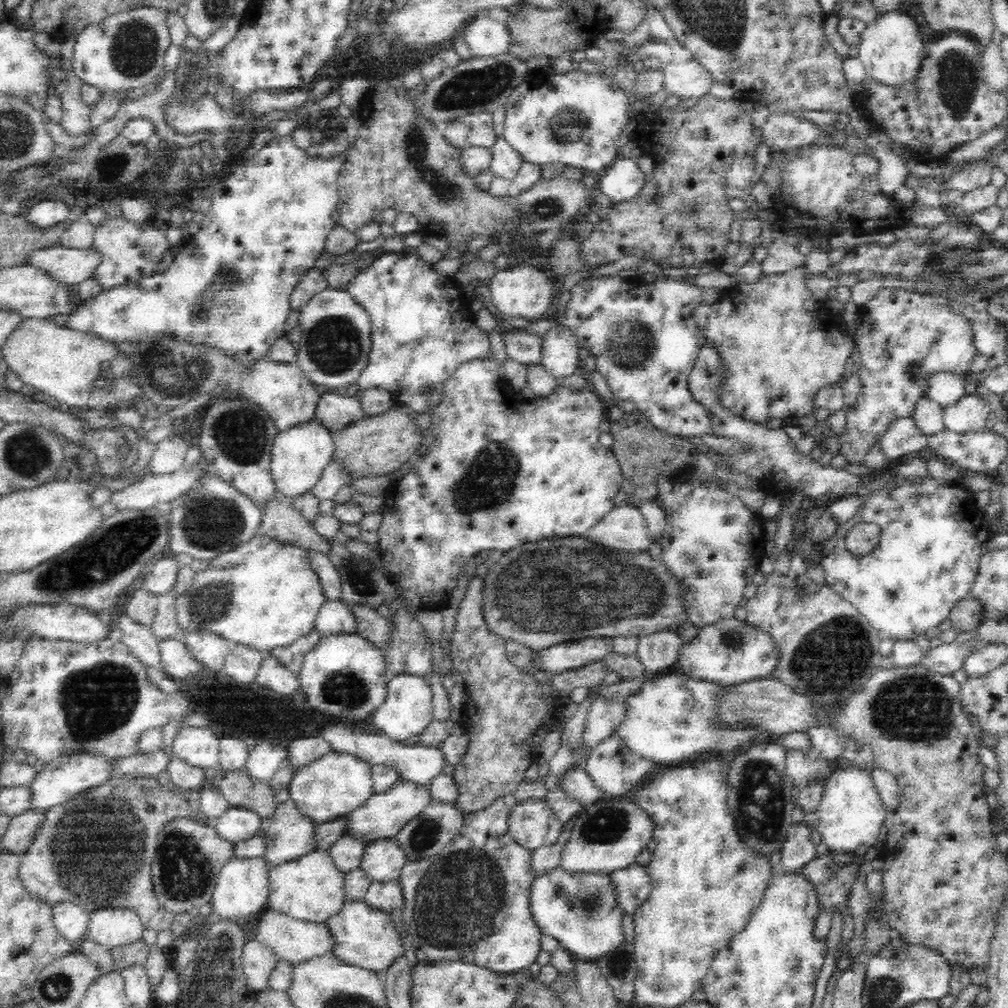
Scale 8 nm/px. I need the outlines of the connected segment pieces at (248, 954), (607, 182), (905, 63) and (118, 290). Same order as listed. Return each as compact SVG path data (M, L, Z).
M246 942L239 960L244 988L253 991L266 987L264 976L277 957L256 942Z
M617 156L600 172L599 189L612 204L632 198L638 194L644 182L644 173L637 161Z
M892 10L879 12L872 20L864 22L864 30L853 47L853 53L862 62L868 75L882 82L896 84L906 82L919 68L920 46L922 38L915 20L900 10Z
M286 135L274 137L239 168L239 173L234 172L229 180L218 179L211 183L208 190L210 193L210 204L208 204L208 211L204 214L204 220L199 224L200 230L191 235L190 240L181 243L181 251L177 254L175 260L167 265L167 269L143 278L139 282L125 284L123 287L116 287L107 291L100 291L90 298L80 301L72 308L70 313L67 313L68 318L66 318L64 326L72 331L92 334L111 343L122 342L122 340L150 338L150 336L154 336L158 332L171 332L176 336L183 336L190 340L207 340L216 346L221 346L228 354L233 354L238 358L262 357L262 354L266 352L266 348L282 336L284 323L288 320L288 314L291 311L288 304L290 290L294 288L294 284L296 284L300 274L313 268L316 260L324 251L325 239L334 223L331 213L335 210L338 198L338 170L340 170L340 166L346 160L347 150L350 150L350 144L346 140L343 148L335 152L332 157L324 159L319 156L312 156L310 153L298 151Z

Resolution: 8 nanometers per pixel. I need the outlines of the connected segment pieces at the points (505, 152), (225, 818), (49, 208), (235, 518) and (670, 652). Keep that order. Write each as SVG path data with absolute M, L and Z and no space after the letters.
M495 136L494 142L488 148L488 166L485 170L492 173L493 178L512 180L520 166L520 155L510 147L502 136Z
M228 805L224 812L212 821L218 836L224 840L238 842L256 835L262 817L252 809L240 805Z
M48 198L39 201L30 210L28 214L22 218L30 223L32 227L38 229L47 229L58 223L63 223L67 218L71 217L68 203L64 203L61 199Z
M210 468L203 470L202 473L199 471L197 478L191 485L184 492L180 492L178 496L174 496L168 502L168 506L170 506L170 512L165 516L168 534L167 544L175 554L187 553L192 557L210 560L210 558L219 556L221 553L248 543L257 535L256 530L260 524L260 509L255 505L255 501L247 494L221 480Z
M660 630L638 637L636 660L644 666L648 674L659 673L674 662L676 646L681 639L675 631Z

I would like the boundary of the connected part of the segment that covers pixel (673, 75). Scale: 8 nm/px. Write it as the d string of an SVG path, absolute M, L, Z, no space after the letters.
M694 59L686 62L663 65L665 76L664 90L681 98L699 97L711 92L715 78L704 66Z

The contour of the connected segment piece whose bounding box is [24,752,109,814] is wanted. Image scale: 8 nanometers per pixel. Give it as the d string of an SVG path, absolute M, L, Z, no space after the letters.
M82 752L81 755L54 759L42 766L38 766L34 778L28 782L28 800L24 810L32 813L42 813L49 811L60 803L66 802L77 792L88 787L104 783L109 778L108 769L104 766L106 757L95 757Z

